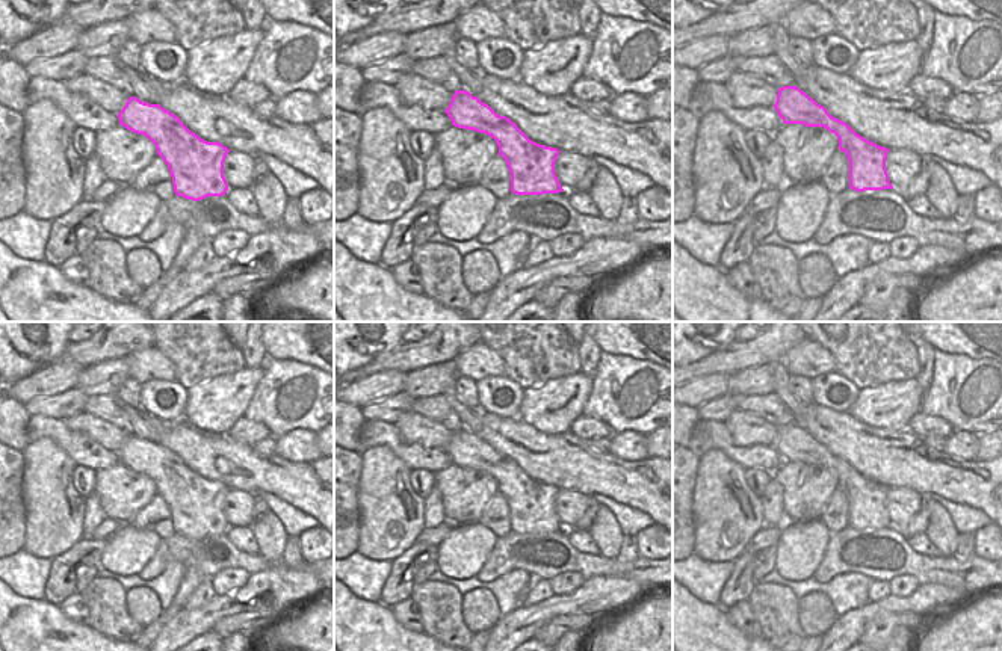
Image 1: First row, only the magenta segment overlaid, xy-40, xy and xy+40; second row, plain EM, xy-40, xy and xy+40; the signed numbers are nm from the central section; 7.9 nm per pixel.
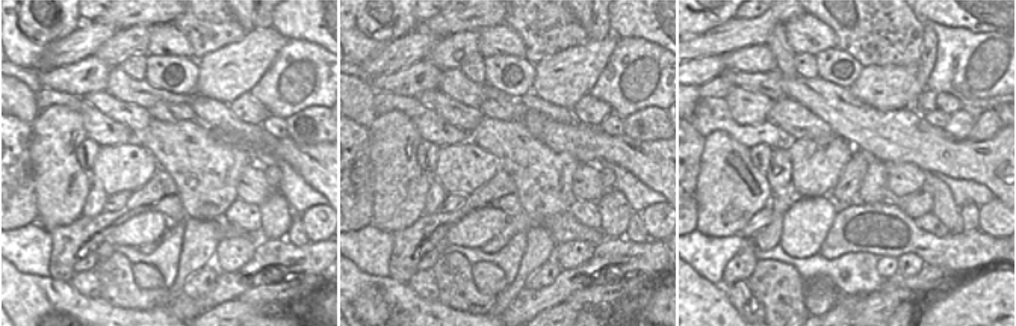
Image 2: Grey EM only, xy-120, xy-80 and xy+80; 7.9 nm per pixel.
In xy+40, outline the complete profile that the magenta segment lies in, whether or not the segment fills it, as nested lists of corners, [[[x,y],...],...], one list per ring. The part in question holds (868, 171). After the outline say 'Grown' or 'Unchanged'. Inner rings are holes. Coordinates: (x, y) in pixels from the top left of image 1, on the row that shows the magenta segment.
[[[780,88],[774,109],[784,124],[824,127],[837,136],[839,150],[849,160],[849,189],[857,192],[893,189],[886,169],[889,148],[857,134],[846,122],[831,116],[824,106],[799,88]]]. Unchanged

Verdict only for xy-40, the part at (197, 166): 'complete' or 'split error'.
complete

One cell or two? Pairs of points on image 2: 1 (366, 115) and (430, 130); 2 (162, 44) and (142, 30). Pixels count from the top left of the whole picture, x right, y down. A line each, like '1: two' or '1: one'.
1: two
2: two

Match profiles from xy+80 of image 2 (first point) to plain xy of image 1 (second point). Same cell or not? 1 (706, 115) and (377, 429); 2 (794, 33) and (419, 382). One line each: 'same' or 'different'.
1: same
2: different

